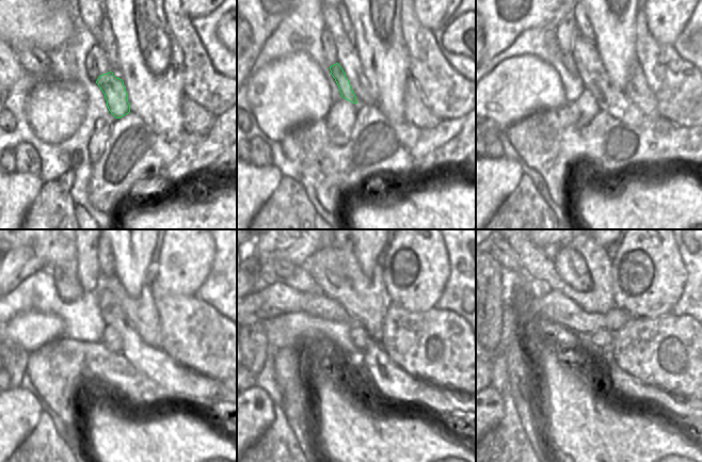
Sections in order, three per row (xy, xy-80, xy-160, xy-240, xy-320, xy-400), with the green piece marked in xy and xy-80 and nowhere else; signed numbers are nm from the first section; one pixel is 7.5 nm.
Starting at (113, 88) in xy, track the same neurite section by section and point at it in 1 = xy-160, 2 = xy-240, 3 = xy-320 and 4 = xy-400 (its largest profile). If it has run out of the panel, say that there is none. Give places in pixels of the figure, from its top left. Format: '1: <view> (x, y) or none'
1: xy-160 (568, 61)
2: xy-240 (66, 277)
3: xy-320 (269, 272)
4: xy-400 (500, 251)

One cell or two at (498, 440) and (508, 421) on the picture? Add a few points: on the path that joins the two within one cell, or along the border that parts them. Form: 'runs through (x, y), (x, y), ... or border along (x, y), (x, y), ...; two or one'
runs through (503, 435), (508, 430), (508, 426); one

